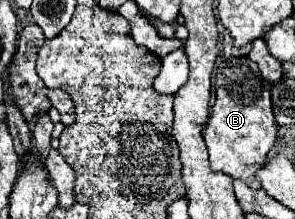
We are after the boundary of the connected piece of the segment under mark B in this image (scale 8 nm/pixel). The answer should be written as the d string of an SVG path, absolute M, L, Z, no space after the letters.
M248 57L226 59L222 63L232 63L216 71L216 103L212 107L212 117L204 129L204 141L210 155L212 171L222 171L232 179L240 179L254 187L258 181L254 173L266 163L266 155L272 149L278 133L278 125L272 113L270 83L260 77L258 65Z

